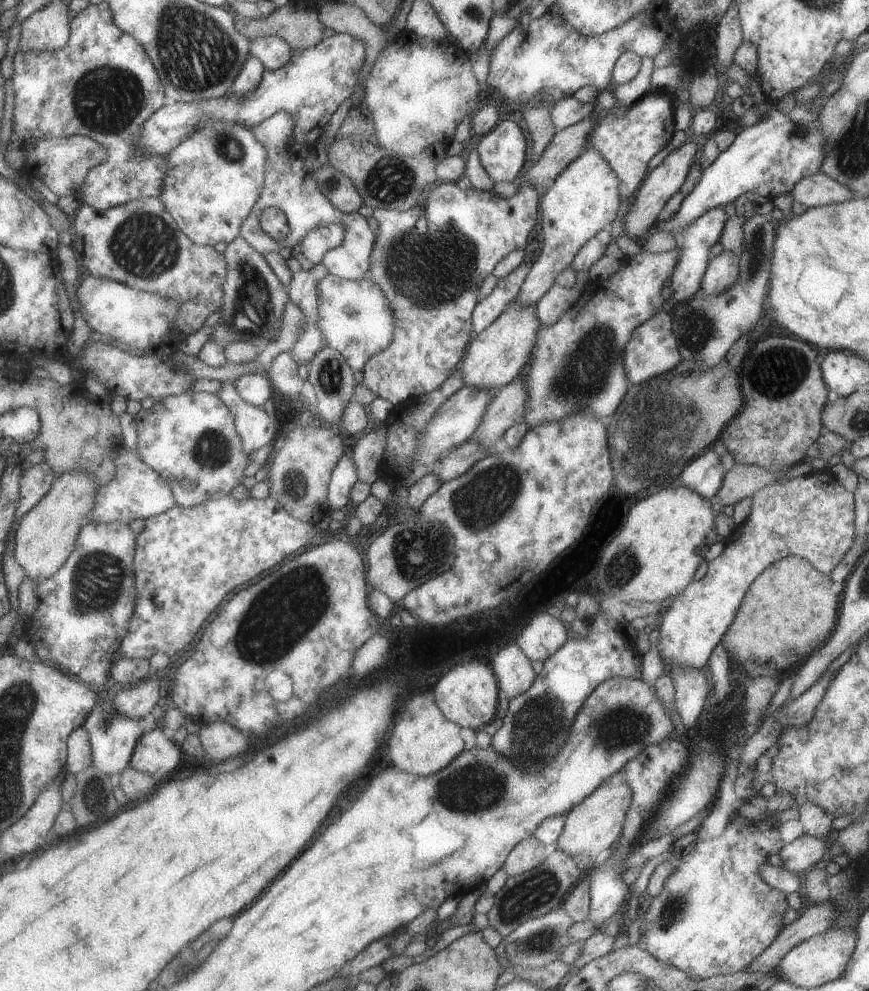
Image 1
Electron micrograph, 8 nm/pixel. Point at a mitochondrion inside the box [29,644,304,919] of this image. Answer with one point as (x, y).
(96, 796)

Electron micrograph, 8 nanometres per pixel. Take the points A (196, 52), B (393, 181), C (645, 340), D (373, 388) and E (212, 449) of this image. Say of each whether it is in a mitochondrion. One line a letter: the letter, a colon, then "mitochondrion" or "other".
A: mitochondrion
B: mitochondrion
C: other
D: other
E: mitochondrion

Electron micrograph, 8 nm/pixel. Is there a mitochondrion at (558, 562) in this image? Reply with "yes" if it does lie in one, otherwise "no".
no

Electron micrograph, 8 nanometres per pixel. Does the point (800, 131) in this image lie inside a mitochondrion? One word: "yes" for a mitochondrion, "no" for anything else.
yes

